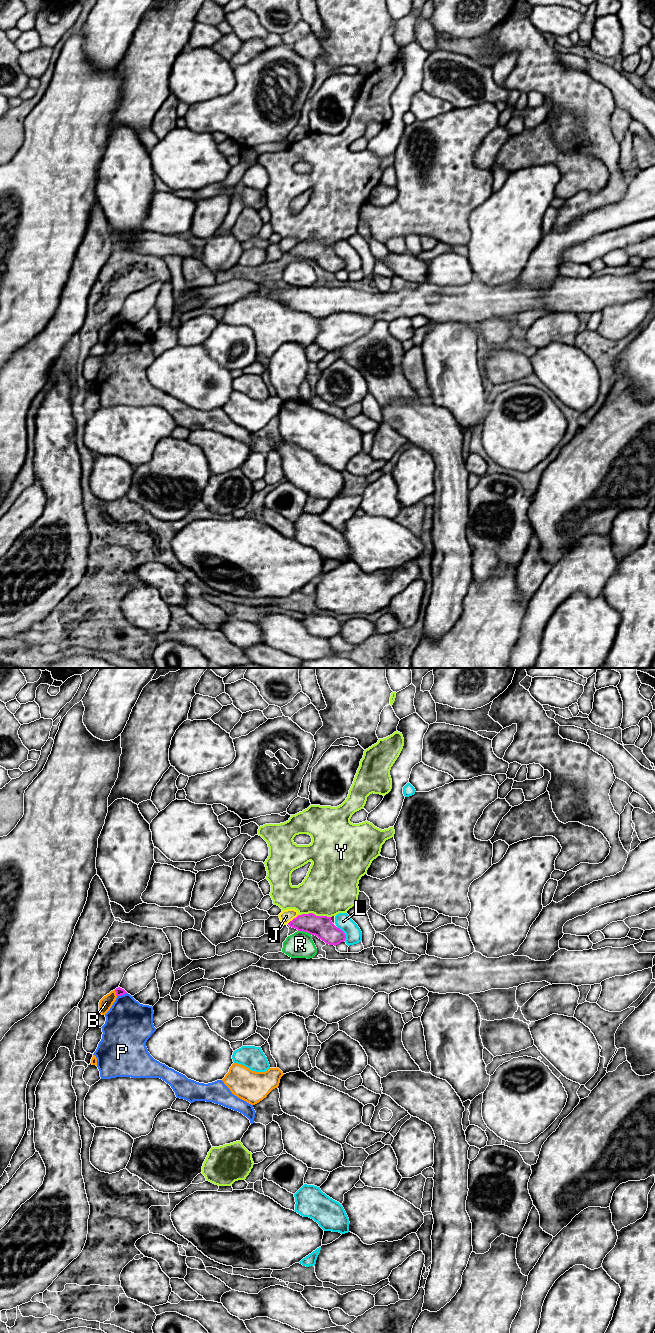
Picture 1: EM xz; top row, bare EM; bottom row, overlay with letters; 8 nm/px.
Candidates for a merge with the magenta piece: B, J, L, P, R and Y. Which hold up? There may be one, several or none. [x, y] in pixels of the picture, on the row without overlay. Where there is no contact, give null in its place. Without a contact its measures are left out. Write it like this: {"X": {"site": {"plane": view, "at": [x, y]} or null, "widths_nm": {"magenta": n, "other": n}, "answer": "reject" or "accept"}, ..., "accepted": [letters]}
{"B": {"site": {"plane": "xz", "at": [116, 321]}, "widths_nm": {"magenta": 70, "other": 100}, "answer": "reject"}, "J": {"site": {"plane": "xz", "at": [293, 247]}, "widths_nm": {"magenta": 180, "other": 100}, "answer": "reject"}, "L": {"site": {"plane": "xz", "at": [344, 261]}, "widths_nm": {"magenta": 180, "other": 130}, "answer": "reject"}, "P": {"site": {"plane": "xz", "at": [121, 322]}, "widths_nm": {"magenta": 70, "other": 380}, "answer": "reject"}, "R": {"site": {"plane": "xz", "at": [305, 259]}, "widths_nm": {"magenta": 180, "other": 200}, "answer": "reject"}, "Y": {"site": {"plane": "xz", "at": [314, 242]}, "widths_nm": {"magenta": 180, "other": 420}, "answer": "reject"}, "accepted": []}

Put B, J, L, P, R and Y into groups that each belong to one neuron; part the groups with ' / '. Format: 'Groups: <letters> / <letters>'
Groups: B / J / L / P / R / Y

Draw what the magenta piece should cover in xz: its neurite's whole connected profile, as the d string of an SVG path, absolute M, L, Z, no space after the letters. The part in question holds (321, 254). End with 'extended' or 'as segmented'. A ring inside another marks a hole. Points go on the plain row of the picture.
M302 242L290 249L288 253L298 259L315 263L329 273L336 274L346 267L345 261L332 251L331 245L327 244Z; as segmented

